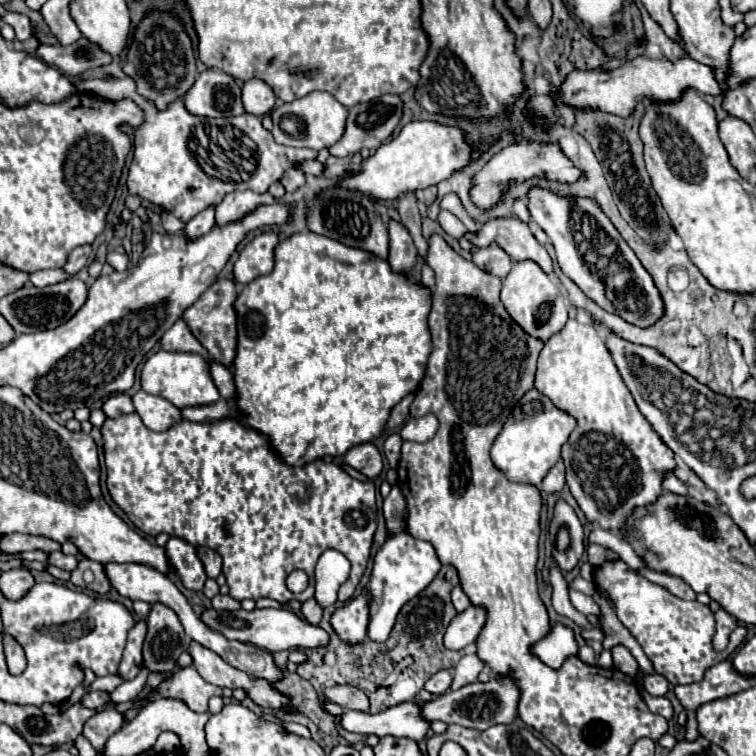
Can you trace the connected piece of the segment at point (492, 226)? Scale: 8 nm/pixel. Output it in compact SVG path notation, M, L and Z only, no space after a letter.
M516 216L494 218L480 224L478 232L466 232L464 236L474 246L486 246L496 242L504 252L510 254L514 262L518 260L534 260L544 272L552 274L552 260L542 244L534 238L528 224Z

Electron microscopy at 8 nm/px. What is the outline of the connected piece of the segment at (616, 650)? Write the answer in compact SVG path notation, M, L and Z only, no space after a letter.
M618 644L610 652L612 652L612 658L614 658L614 668L618 668L620 672L624 672L624 674L628 674L628 676L634 678L636 676L636 670L638 670L638 662L630 654L630 650L626 646Z

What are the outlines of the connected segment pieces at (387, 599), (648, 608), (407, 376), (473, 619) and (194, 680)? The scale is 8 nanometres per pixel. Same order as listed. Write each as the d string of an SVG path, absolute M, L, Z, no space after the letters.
M402 532L398 536L392 536L384 542L380 552L376 554L374 560L374 570L372 578L368 582L368 588L372 592L372 602L370 602L370 624L368 624L368 636L370 640L384 642L394 626L394 620L400 612L400 608L414 598L418 592L422 592L438 574L440 570L440 560L436 556L436 550L430 542L418 540L408 532Z
M622 560L604 562L596 570L596 586L614 602L620 622L638 640L646 656L650 658L654 672L666 676L670 684L692 684L702 680L704 672L726 660L746 638L746 628L736 628L730 636L730 646L722 652L712 648L714 636L714 614L708 606L700 602L686 602L670 594L666 588L648 582L630 570Z
M298 232L284 238L276 252L274 252L274 270L266 276L260 276L244 286L242 294L236 300L238 312L238 350L234 360L234 384L238 392L238 400L234 408L240 412L244 424L248 428L260 430L272 442L272 448L280 452L286 464L308 464L310 460L324 458L324 456L342 456L352 446L372 442L378 438L388 422L390 410L410 392L414 392L426 372L426 362L432 352L430 328L428 328L428 314L432 306L432 290L412 278L406 272L394 272L388 260L378 258L372 252L344 246L338 240L314 234L314 232Z
M472 604L464 612L456 614L456 618L450 622L444 636L444 646L450 650L462 650L468 644L474 644L484 624L486 624L486 610L482 606Z
M184 668L178 674L174 674L170 680L162 682L156 688L154 696L148 696L150 700L156 700L158 696L174 696L184 700L194 712L206 712L208 710L208 700L212 696L222 696L222 688L208 684L202 680L202 676L192 668Z

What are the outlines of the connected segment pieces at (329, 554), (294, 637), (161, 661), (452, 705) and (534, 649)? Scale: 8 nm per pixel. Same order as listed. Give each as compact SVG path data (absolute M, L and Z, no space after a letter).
M326 550L320 556L316 564L316 594L314 594L320 606L326 608L336 602L338 588L346 582L348 574L350 574L350 562L340 552Z
M264 608L264 610L238 610L238 612L222 612L222 610L206 610L202 616L204 624L208 624L210 628L222 632L226 638L230 640L240 640L240 642L248 642L254 644L258 648L270 650L270 652L278 652L278 650L292 650L292 648L302 648L302 650L312 650L312 648L320 648L320 646L328 646L330 636L324 628L306 622L304 618L300 618L298 614L294 614L292 610L286 608Z
M152 604L152 612L146 618L148 634L144 640L142 656L148 672L174 672L178 656L188 648L184 628L174 610L164 604Z
M494 676L488 682L474 682L466 684L456 692L446 692L434 700L430 700L424 708L426 720L442 720L446 724L458 724L464 728L474 730L486 730L494 724L512 724L518 716L518 700L520 700L520 688L516 686L514 678L510 676Z
M556 622L550 632L530 646L530 652L538 656L546 666L558 670L566 658L578 654L578 644L574 630Z

